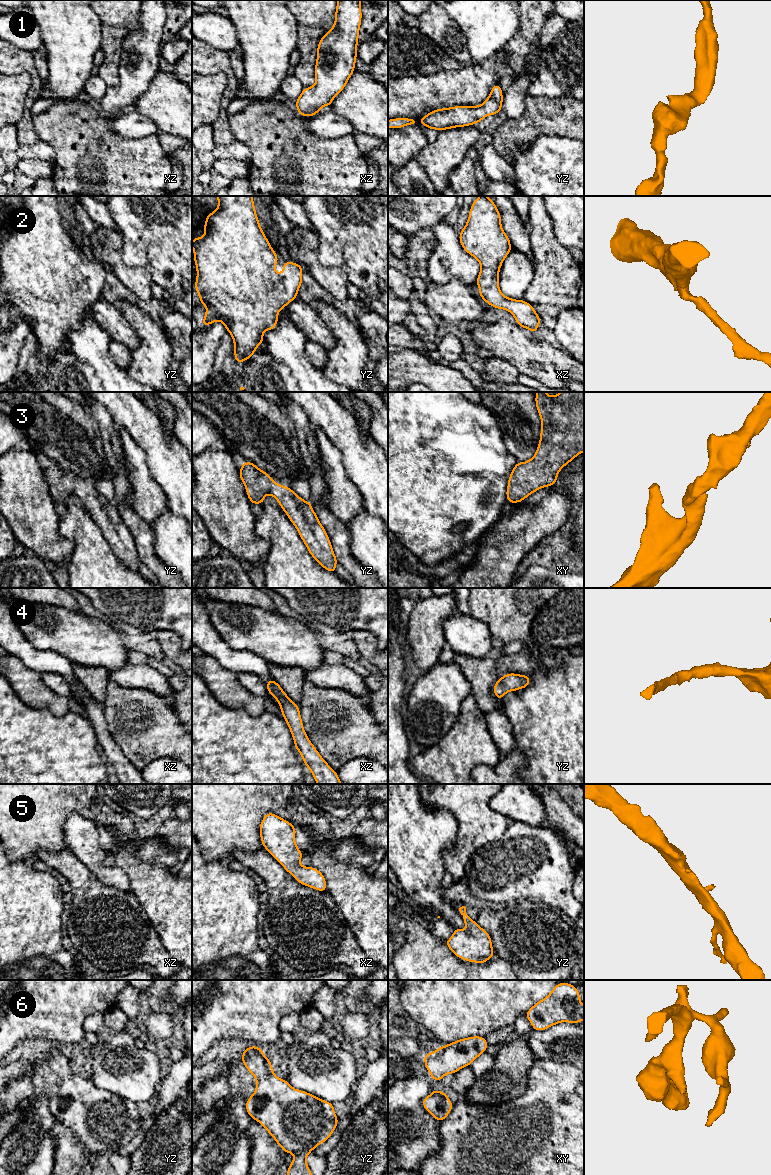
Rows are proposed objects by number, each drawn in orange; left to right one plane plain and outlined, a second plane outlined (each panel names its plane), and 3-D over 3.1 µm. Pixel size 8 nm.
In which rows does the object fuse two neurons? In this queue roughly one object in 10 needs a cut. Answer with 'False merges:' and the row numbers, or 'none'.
False merges: none

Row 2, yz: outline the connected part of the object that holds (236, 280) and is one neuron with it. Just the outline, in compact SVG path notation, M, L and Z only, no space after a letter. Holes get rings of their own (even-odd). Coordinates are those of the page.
M216 196L218 198L218 207L217 209L206 215L206 221L204 223L204 237L195 237L192 241L192 247L194 251L194 261L196 265L197 277L195 281L194 288L198 293L200 298L200 305L205 305L207 310L205 312L205 317L201 321L203 327L209 326L215 321L221 321L226 328L226 331L229 332L233 338L234 342L234 357L236 364L242 363L247 359L250 359L257 347L264 343L263 332L267 330L273 330L277 327L278 314L279 311L289 305L289 303L298 297L298 290L302 283L302 274L303 267L295 262L284 261L283 272L279 275L275 270L275 265L278 262L279 258L276 252L272 249L267 237L265 236L261 225L258 221L258 216L256 214L255 205L253 202L253 196Z

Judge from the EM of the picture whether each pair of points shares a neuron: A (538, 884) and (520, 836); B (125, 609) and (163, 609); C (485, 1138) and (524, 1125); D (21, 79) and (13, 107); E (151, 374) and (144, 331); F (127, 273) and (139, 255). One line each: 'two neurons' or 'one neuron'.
A: one neuron
B: one neuron
C: one neuron
D: one neuron
E: one neuron
F: two neurons

